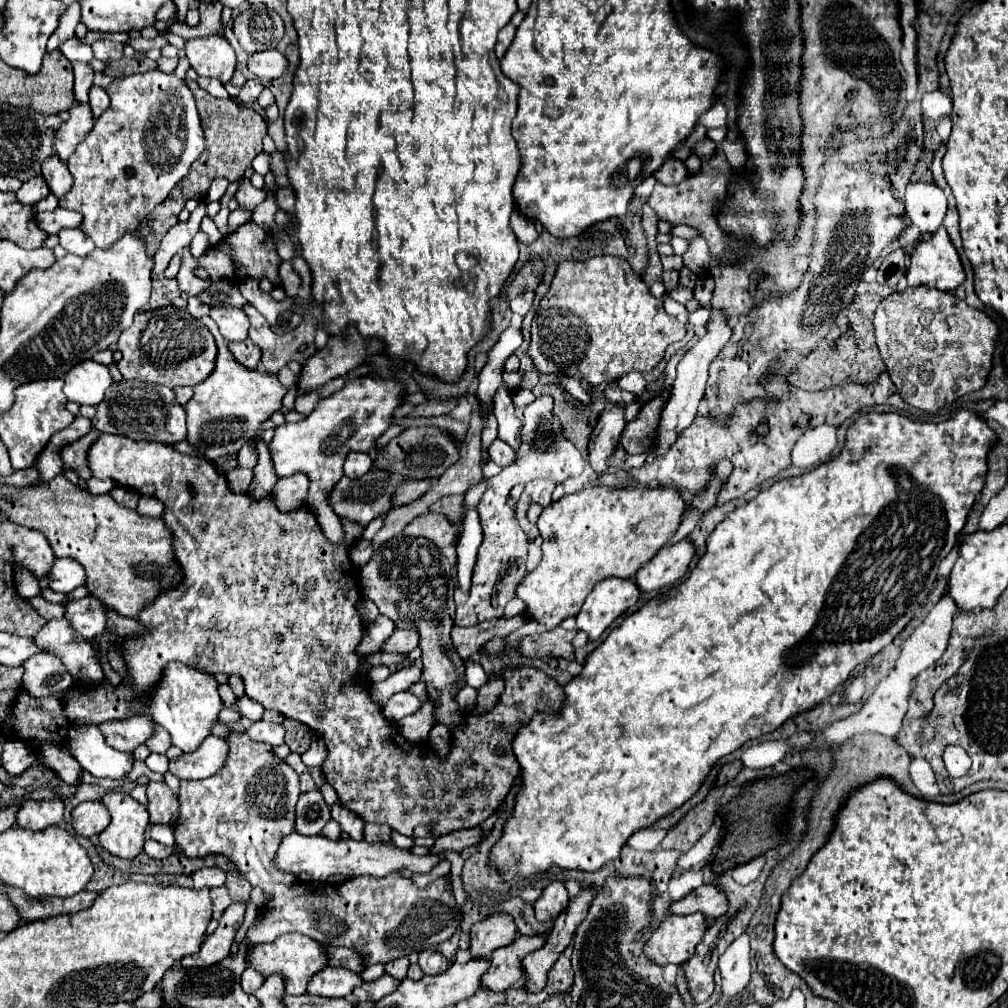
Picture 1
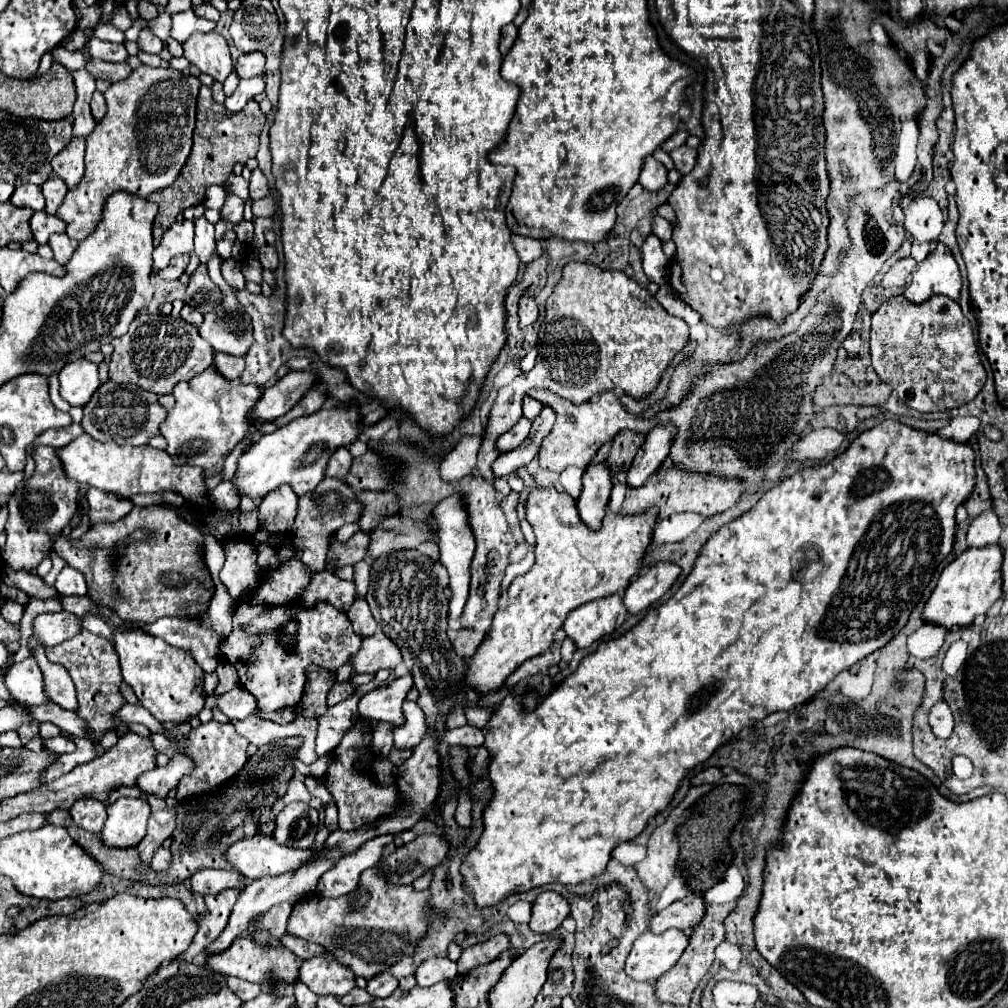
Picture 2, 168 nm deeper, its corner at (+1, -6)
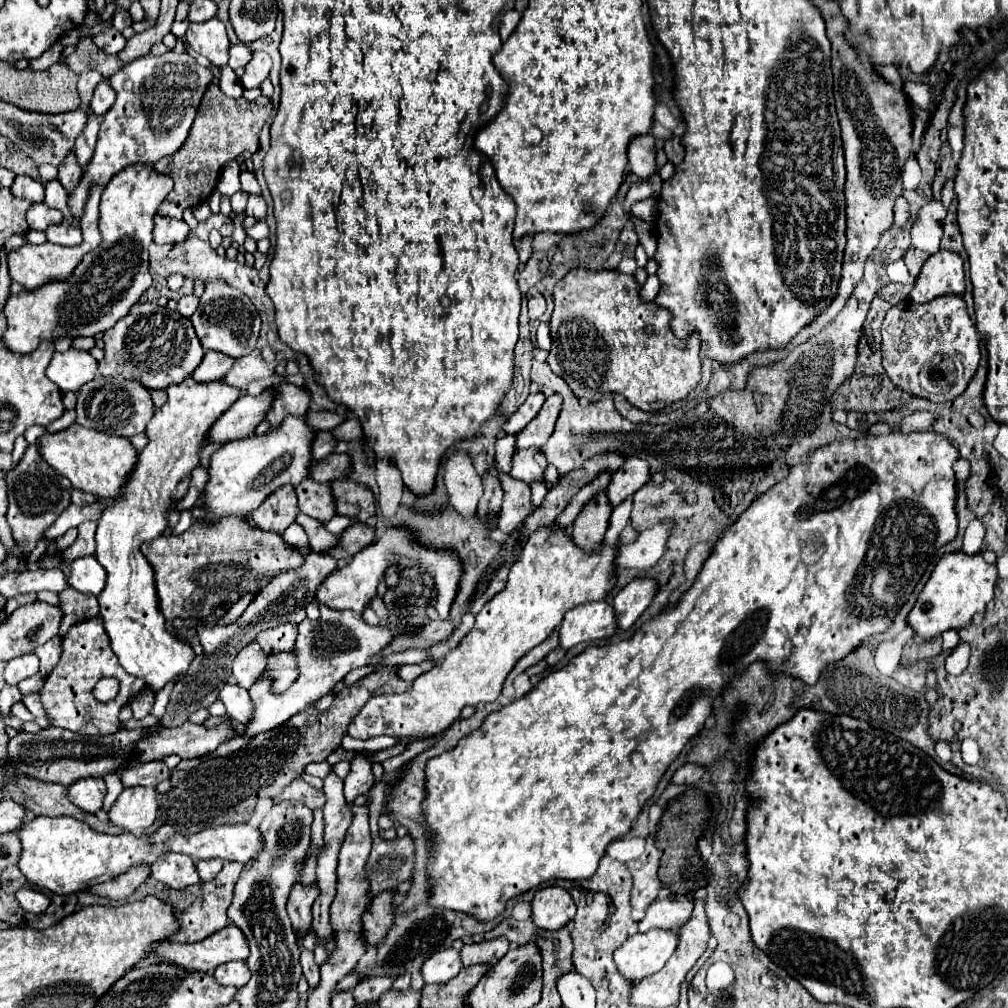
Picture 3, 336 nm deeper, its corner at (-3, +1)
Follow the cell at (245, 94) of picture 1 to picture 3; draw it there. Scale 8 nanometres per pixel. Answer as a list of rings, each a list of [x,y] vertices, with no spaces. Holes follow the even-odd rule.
[[[264,51],[252,53],[252,63],[248,63],[248,67],[244,67],[244,75],[240,79],[244,89],[260,87],[260,83],[268,77],[270,67],[272,67],[272,59],[268,53],[264,53]]]

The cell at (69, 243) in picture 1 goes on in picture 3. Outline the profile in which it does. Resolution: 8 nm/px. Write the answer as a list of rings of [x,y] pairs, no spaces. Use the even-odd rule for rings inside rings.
[[[60,223],[60,225],[50,225],[46,229],[46,239],[56,245],[80,245],[82,243],[82,231],[78,225],[70,223]]]

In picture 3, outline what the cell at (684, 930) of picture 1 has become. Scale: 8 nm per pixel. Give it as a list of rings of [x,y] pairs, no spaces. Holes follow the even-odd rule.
[[[666,929],[636,933],[614,951],[614,963],[626,979],[640,981],[664,967],[676,951],[676,943],[678,935]]]

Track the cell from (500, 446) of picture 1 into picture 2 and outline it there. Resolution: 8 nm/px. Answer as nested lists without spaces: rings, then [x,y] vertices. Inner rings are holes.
[[[522,416],[522,418],[516,422],[516,426],[512,426],[512,430],[504,432],[504,434],[496,440],[496,452],[498,452],[498,454],[506,454],[508,450],[518,448],[518,444],[528,436],[530,426],[532,426],[532,422]]]

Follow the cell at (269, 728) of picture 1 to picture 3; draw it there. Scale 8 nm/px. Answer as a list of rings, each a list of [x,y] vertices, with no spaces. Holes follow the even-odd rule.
[[[226,683],[218,693],[218,699],[224,703],[228,715],[238,723],[246,723],[252,715],[252,703],[246,689],[238,687],[236,683]]]

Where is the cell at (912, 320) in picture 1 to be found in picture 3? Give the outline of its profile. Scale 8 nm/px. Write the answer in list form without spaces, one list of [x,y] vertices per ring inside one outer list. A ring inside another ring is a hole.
[[[942,295],[926,305],[904,301],[882,323],[882,365],[900,389],[934,403],[954,401],[968,387],[980,361],[978,331],[960,295]]]

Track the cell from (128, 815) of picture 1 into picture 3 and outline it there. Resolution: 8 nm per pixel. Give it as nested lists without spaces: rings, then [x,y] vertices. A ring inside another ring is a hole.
[[[132,787],[124,789],[112,809],[108,811],[108,819],[130,831],[134,835],[144,833],[156,821],[158,803],[156,803],[156,789],[154,787]]]

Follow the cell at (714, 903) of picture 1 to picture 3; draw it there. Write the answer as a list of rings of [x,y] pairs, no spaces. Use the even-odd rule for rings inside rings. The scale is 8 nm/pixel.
[[[670,895],[666,899],[656,899],[648,909],[646,917],[638,923],[638,931],[646,933],[650,929],[678,931],[692,913],[692,899],[684,895]]]

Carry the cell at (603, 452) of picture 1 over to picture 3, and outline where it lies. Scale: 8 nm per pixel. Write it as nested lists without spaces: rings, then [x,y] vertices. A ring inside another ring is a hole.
[[[600,491],[584,505],[584,509],[580,511],[580,515],[572,525],[574,527],[572,541],[576,543],[576,547],[580,547],[586,553],[598,551],[604,541],[604,533],[608,529],[610,513],[612,507],[608,505],[604,491]]]

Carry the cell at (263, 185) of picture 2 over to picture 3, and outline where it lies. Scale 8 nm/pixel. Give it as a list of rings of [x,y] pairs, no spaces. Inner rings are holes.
[[[242,171],[242,173],[240,173],[240,183],[242,183],[244,193],[250,193],[250,195],[258,195],[258,193],[260,193],[260,185],[258,185],[254,173]]]

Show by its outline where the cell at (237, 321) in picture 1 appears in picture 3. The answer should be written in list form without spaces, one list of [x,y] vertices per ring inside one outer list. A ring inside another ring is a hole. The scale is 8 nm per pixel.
[[[212,281],[206,285],[206,291],[200,297],[200,305],[190,317],[190,321],[204,349],[220,351],[234,359],[240,359],[256,349],[260,333],[260,315],[248,297],[244,297],[238,289],[226,285],[224,281]]]

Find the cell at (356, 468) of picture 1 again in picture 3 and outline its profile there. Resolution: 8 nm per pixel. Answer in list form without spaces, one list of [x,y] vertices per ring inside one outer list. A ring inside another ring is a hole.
[[[318,431],[312,441],[312,459],[316,459],[316,461],[324,459],[326,455],[332,453],[334,445],[336,445],[336,441],[332,439],[330,431]]]

